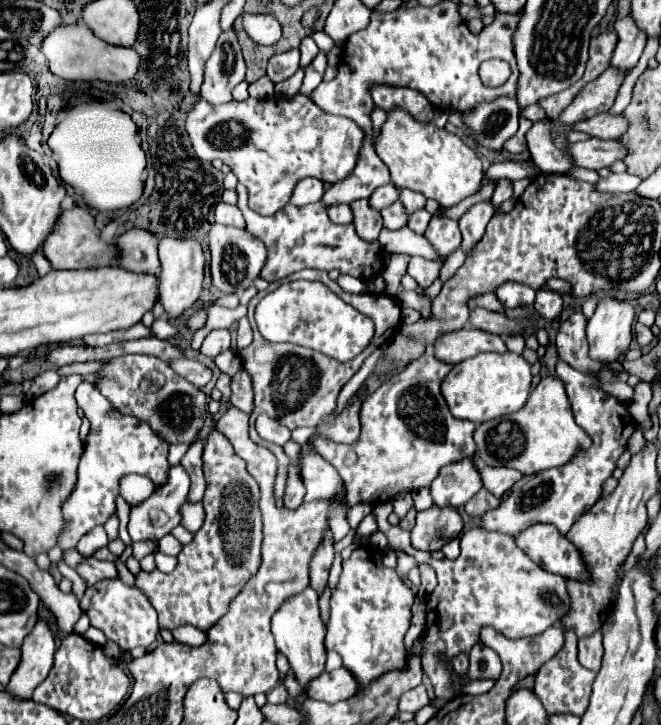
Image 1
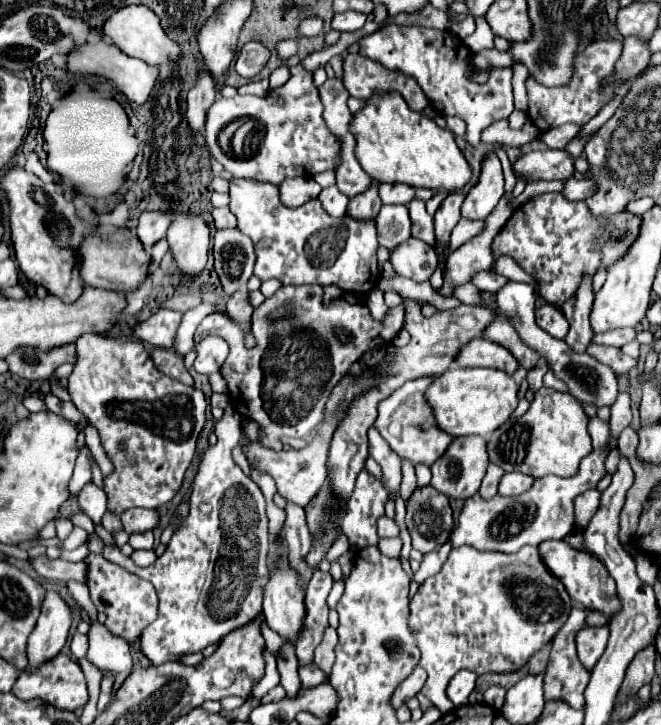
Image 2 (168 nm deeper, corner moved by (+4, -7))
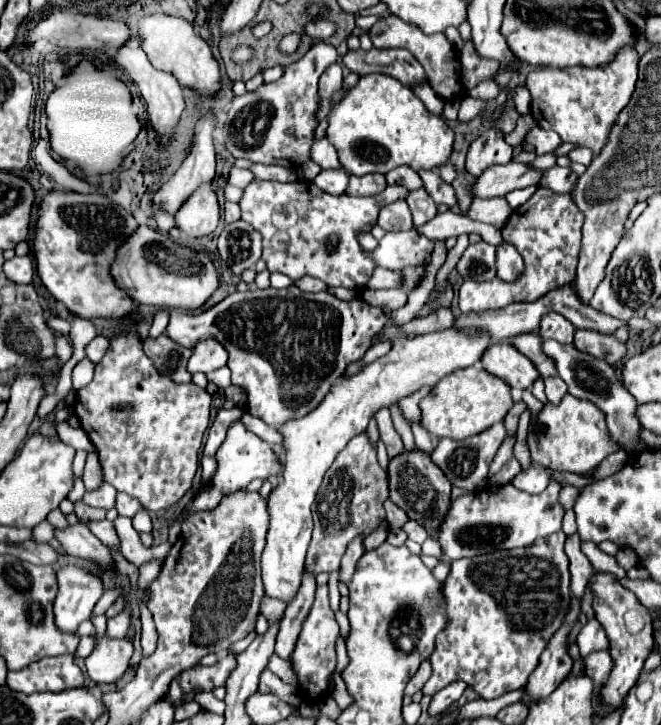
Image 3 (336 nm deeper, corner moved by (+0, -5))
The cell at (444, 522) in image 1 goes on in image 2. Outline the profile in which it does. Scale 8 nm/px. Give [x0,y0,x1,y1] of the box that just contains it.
[406,485,454,553]

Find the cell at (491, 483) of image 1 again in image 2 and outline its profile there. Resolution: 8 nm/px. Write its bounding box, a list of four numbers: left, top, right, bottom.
[500,473,534,497]

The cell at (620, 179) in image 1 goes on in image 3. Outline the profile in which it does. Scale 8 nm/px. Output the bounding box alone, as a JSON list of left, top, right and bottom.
[540,167,580,193]

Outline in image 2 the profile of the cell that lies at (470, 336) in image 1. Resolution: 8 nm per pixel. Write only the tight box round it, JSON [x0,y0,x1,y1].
[458,337,518,375]

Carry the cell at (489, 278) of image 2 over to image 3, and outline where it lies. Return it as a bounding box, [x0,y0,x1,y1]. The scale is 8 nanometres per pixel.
[456,241,496,281]

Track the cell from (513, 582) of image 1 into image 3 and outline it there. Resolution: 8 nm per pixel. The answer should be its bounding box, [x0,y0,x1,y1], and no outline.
[422,531,570,699]

